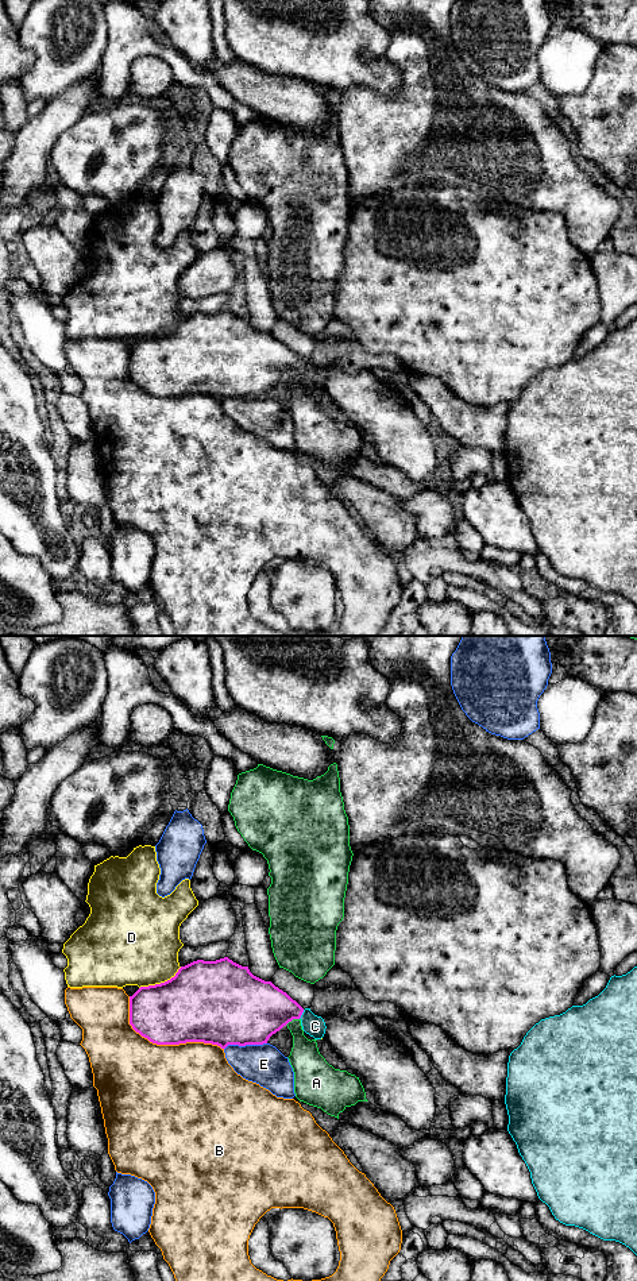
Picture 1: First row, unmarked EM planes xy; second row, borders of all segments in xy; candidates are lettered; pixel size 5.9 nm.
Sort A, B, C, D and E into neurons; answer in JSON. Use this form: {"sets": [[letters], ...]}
{"sets": [["A"], ["B"], ["C"], ["D"], ["E"]]}

